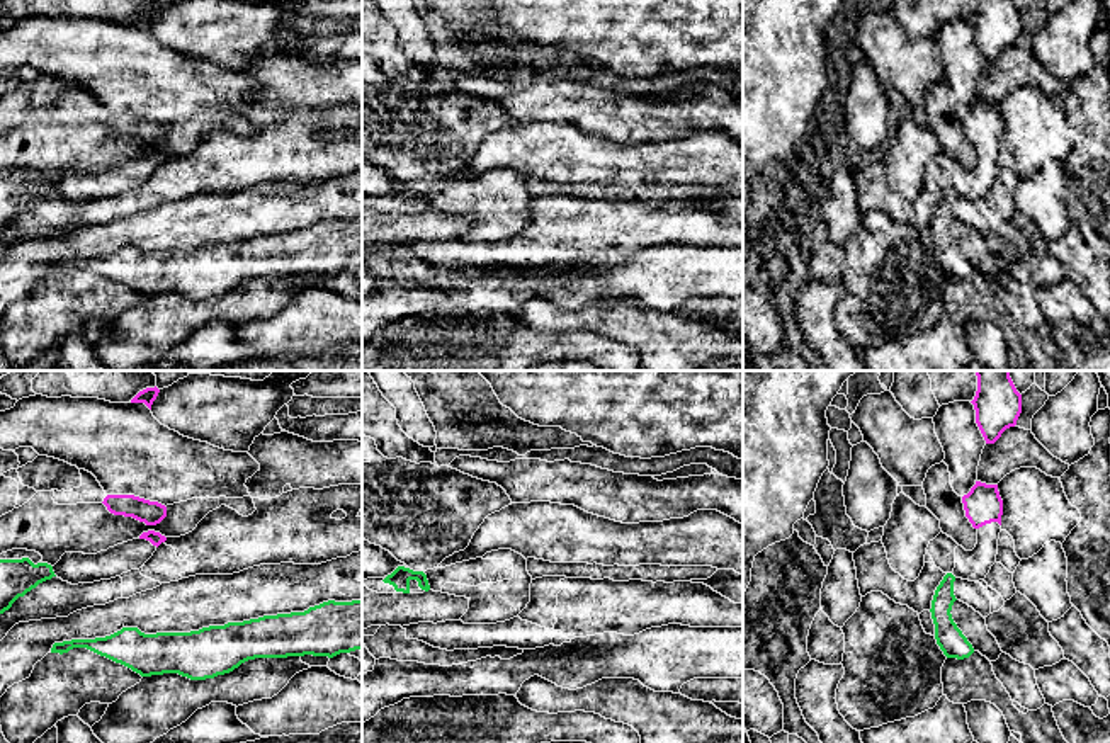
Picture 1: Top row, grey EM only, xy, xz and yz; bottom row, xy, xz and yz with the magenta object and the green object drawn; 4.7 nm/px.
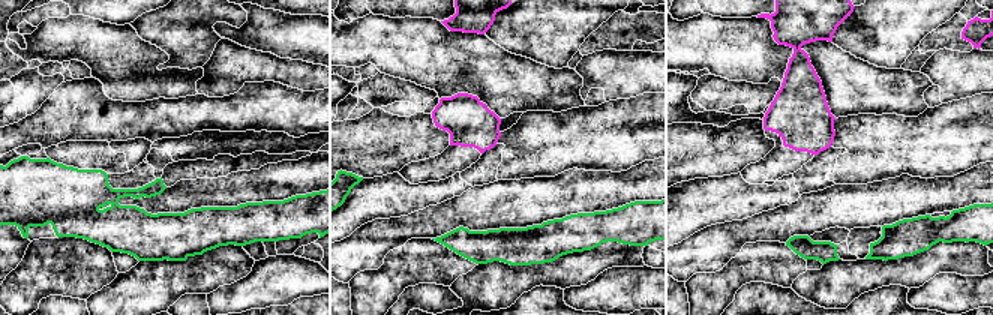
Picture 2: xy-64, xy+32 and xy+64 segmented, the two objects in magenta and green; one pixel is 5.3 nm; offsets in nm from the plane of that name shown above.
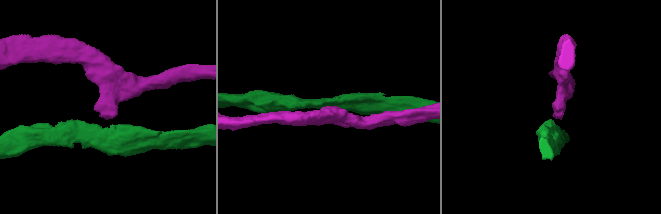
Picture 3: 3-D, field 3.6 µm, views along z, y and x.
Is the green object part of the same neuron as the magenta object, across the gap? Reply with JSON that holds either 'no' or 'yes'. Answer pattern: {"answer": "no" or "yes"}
{"answer": "no"}

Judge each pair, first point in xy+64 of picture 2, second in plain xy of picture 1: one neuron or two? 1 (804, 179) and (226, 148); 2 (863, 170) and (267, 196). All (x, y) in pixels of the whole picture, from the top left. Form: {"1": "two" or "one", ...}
{"1": "one", "2": "two"}

